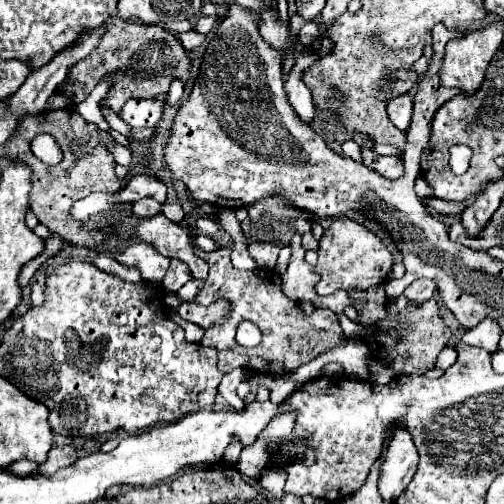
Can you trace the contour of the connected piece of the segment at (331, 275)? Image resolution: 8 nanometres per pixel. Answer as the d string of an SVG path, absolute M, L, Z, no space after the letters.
M334 218L330 228L320 238L318 264L314 268L320 280L314 284L314 290L320 296L330 296L336 290L350 292L350 290L366 290L372 286L380 286L388 282L392 266L394 266L392 252L374 232L370 232L364 224L356 220Z

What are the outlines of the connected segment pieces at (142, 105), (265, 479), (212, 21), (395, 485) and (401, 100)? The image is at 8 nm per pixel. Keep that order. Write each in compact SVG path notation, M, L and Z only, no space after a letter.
M166 94L148 100L128 100L120 116L132 128L154 128L160 122L164 102L166 102Z
M268 469L260 479L261 486L273 493L273 499L281 501L283 498L283 487L285 485L287 475L284 471L274 471Z
M202 16L198 22L196 22L196 26L194 26L194 30L196 32L200 32L200 34L208 34L212 28L216 28L218 26L218 22L220 22L220 16Z
M398 426L390 442L388 454L384 458L382 474L378 480L380 494L386 502L396 502L400 492L412 480L416 466L418 466L418 454L412 436L404 430L404 426Z
M400 94L398 98L388 100L388 116L394 126L406 132L410 126L410 116L412 116L412 96Z

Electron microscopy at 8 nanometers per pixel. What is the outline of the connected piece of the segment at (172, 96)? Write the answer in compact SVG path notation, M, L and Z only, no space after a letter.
M176 78L176 80L172 82L171 87L168 91L168 99L166 105L164 106L163 111L166 111L171 107L173 107L174 105L176 105L177 102L182 98L183 93L184 93L184 84L182 83L181 80L178 80L178 78Z

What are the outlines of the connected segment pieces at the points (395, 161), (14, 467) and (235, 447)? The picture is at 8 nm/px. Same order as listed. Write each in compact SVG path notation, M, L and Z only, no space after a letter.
M362 146L362 158L364 165L388 180L396 180L400 178L400 174L404 174L404 164L396 156L378 156L370 148Z
M24 459L12 463L6 470L10 470L13 474L18 474L18 476L27 476L35 473L38 466L37 463Z
M233 438L230 445L225 450L223 460L227 464L235 465L238 462L242 446L239 440Z

